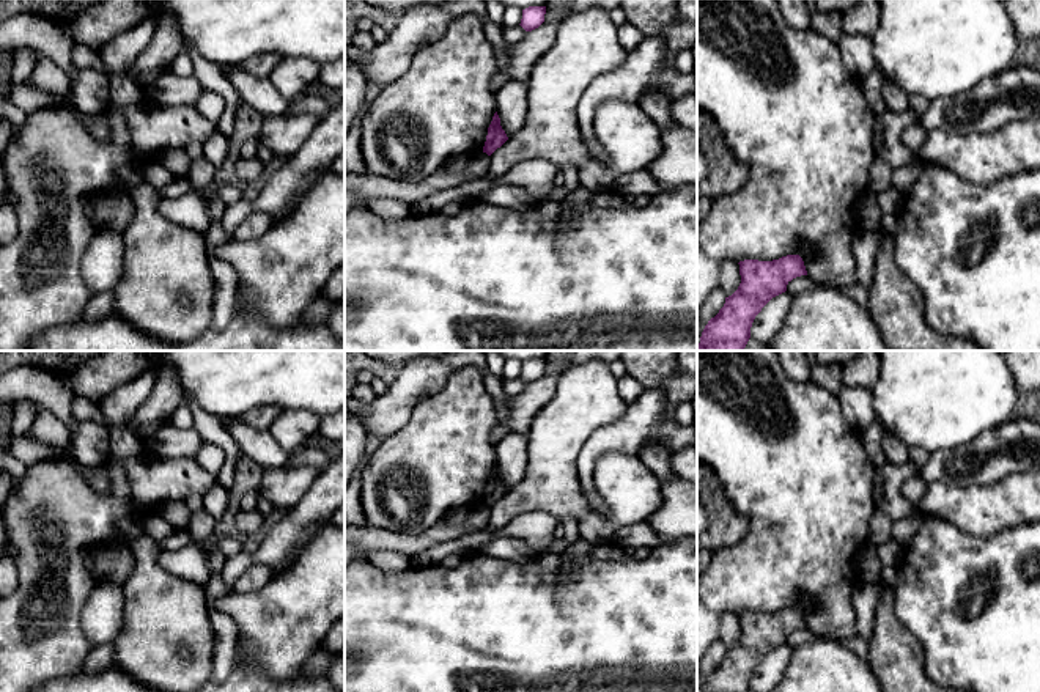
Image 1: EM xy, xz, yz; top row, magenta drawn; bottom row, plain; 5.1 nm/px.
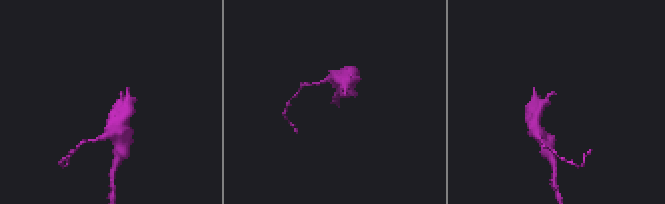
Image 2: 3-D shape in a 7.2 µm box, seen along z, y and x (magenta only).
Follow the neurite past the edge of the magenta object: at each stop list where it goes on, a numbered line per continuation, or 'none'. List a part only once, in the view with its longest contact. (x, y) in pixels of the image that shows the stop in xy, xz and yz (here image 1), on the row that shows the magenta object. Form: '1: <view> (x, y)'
none

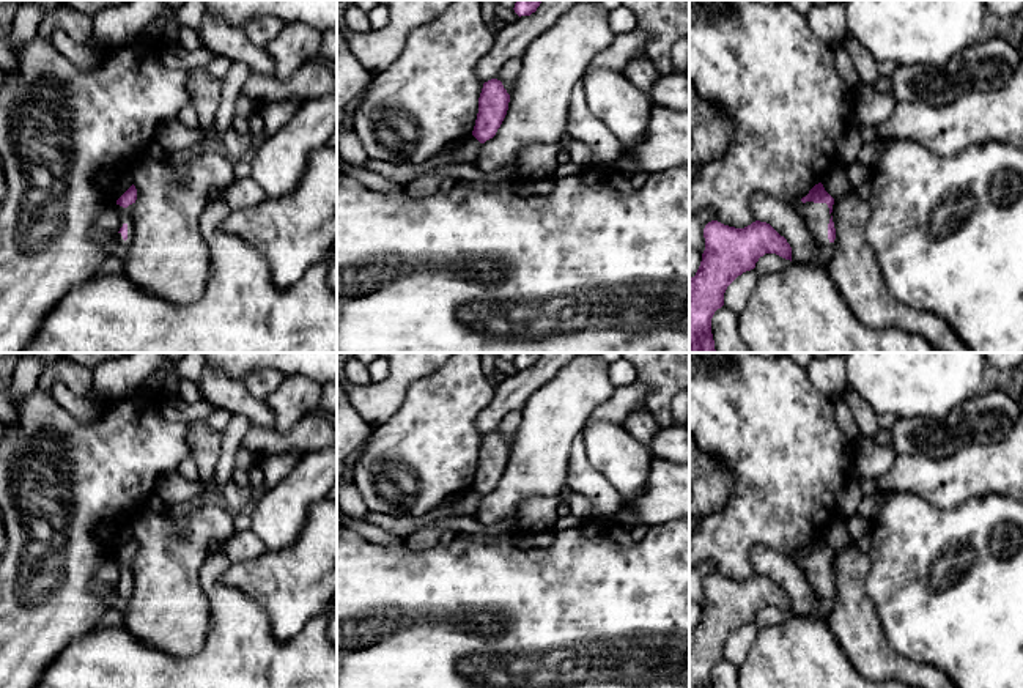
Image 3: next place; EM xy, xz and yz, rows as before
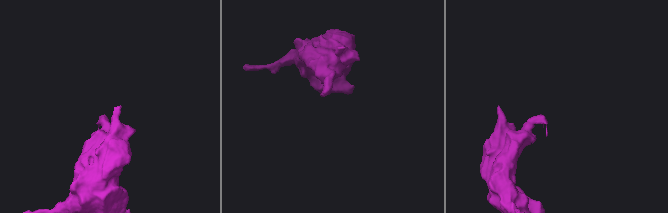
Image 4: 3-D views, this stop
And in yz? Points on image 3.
1: yz (816, 216)

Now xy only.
1: xy (125, 213)

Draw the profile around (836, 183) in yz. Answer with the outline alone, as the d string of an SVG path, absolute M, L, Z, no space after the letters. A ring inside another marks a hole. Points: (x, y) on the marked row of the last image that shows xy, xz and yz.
M837 161L823 176L822 184L834 202L842 198L851 187L847 176L847 167Z

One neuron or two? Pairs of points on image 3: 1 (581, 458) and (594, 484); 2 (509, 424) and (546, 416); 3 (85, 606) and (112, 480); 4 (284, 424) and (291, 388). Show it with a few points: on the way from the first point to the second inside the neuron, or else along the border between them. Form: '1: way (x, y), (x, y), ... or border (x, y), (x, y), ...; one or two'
1: way (581, 465), (581, 471), (587, 477); one
2: border (523, 411), (523, 419), (510, 449); two
3: way (79, 575), (81, 512); one
4: way (287, 414), (291, 397); one

